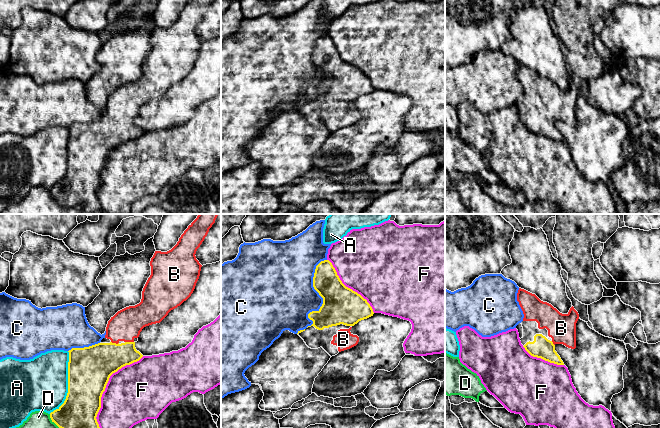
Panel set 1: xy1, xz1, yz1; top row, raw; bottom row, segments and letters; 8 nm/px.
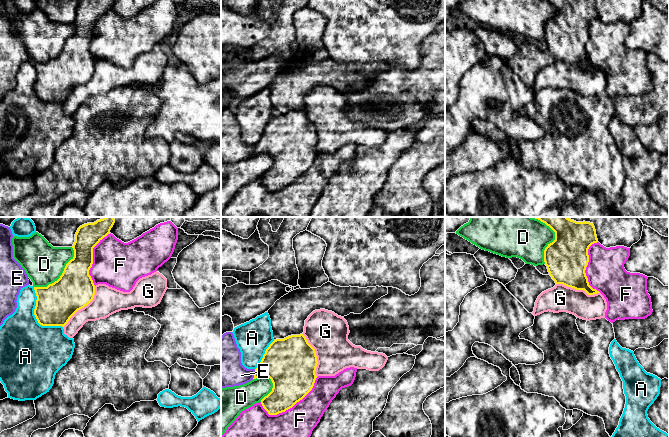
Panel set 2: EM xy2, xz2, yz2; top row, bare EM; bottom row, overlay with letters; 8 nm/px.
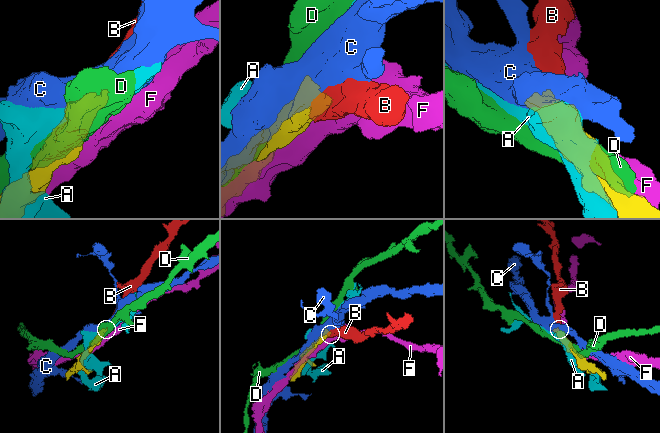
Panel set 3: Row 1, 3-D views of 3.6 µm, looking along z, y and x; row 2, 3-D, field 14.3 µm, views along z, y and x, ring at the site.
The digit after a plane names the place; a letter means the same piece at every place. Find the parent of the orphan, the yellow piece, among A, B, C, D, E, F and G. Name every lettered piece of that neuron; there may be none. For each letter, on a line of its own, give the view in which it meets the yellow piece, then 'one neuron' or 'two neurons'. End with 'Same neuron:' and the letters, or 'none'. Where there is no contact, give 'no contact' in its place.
A: xy1 | two neurons
B: xy1 | one neuron
C: xz1 | two neurons
D: xy2 | two neurons
E: xz2 | two neurons
F: xy1 | two neurons
G: xy2 | two neurons
Same neuron: B

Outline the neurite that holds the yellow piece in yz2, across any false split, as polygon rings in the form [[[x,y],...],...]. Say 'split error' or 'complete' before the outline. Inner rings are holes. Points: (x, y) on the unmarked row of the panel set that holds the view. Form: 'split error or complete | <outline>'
complete | [[[546,0],[555,8],[555,16],[544,26],[544,38],[549,51],[556,60],[563,60],[576,66],[584,66],[588,71],[600,69],[588,58],[585,46],[589,38],[588,25],[598,18],[593,0]]]

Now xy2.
complete | [[[84,0],[75,10],[74,33],[66,40],[60,54],[47,63],[34,63],[37,76],[34,91],[42,102],[64,103],[70,94],[94,74],[95,61],[89,46],[93,24],[114,0]]]

